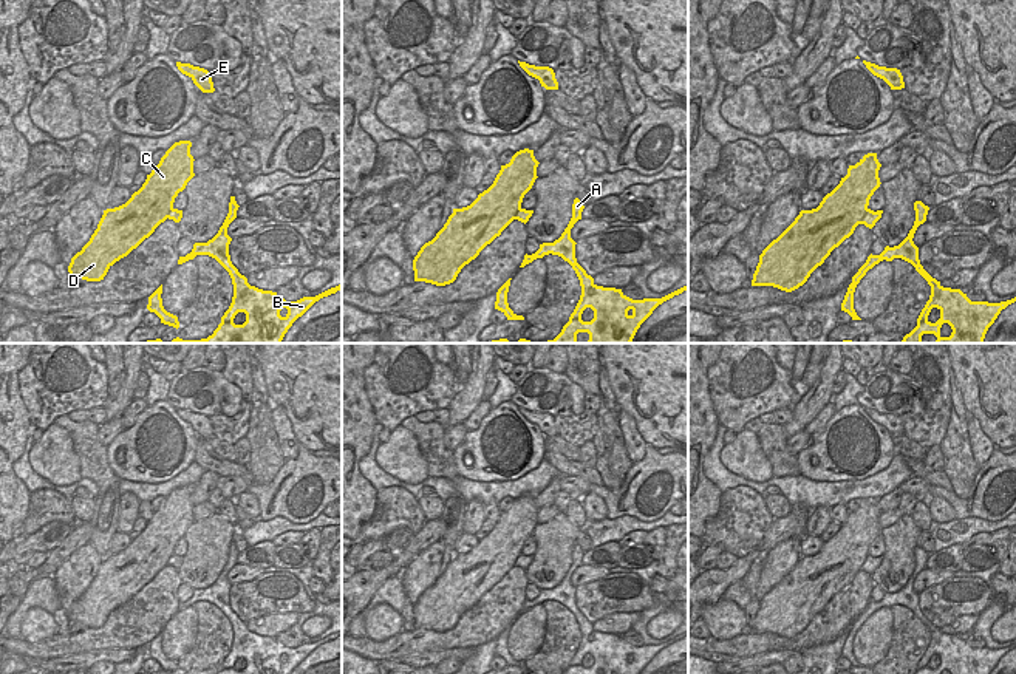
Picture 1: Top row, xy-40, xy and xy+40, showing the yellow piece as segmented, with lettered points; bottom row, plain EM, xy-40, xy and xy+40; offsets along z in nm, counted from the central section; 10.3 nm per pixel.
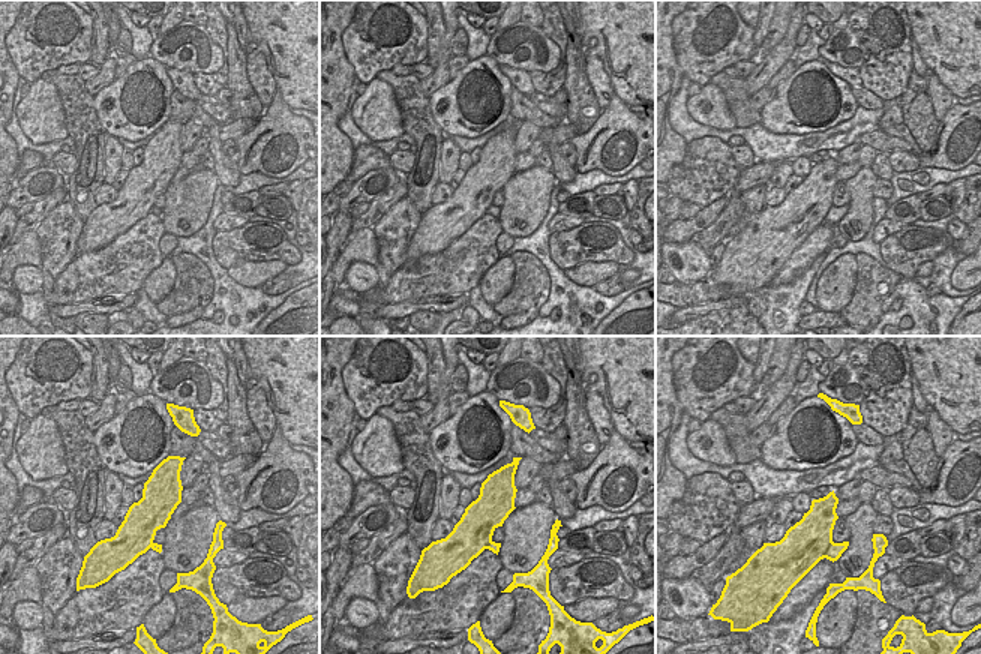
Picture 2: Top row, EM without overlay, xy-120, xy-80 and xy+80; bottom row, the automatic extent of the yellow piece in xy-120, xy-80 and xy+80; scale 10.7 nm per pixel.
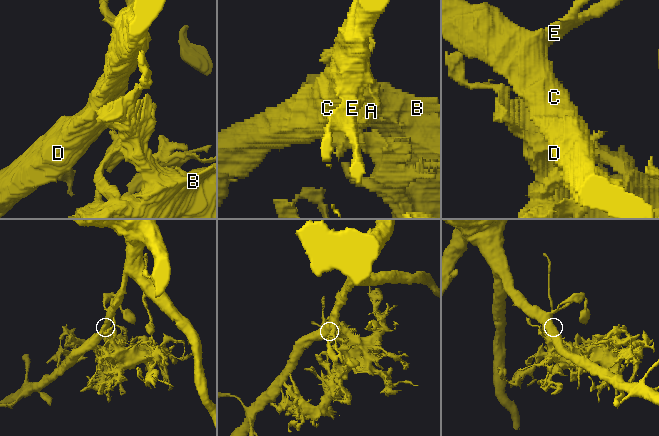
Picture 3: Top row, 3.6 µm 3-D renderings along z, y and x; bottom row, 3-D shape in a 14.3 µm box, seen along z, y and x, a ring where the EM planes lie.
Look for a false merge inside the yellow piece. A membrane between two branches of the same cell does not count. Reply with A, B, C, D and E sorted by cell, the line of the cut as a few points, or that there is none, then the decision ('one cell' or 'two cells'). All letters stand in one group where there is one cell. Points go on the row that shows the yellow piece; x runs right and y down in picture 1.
A B / C D E; cut in xy+40 along (869, 209), (862, 223); two cells

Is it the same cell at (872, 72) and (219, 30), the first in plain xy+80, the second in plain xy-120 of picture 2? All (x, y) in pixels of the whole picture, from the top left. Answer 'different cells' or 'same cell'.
same cell

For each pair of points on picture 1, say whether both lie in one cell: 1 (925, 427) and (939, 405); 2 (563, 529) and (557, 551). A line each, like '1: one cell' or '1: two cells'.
1: one cell
2: one cell

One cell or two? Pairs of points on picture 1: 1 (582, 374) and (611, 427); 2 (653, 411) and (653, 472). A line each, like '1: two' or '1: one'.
1: two
2: two

